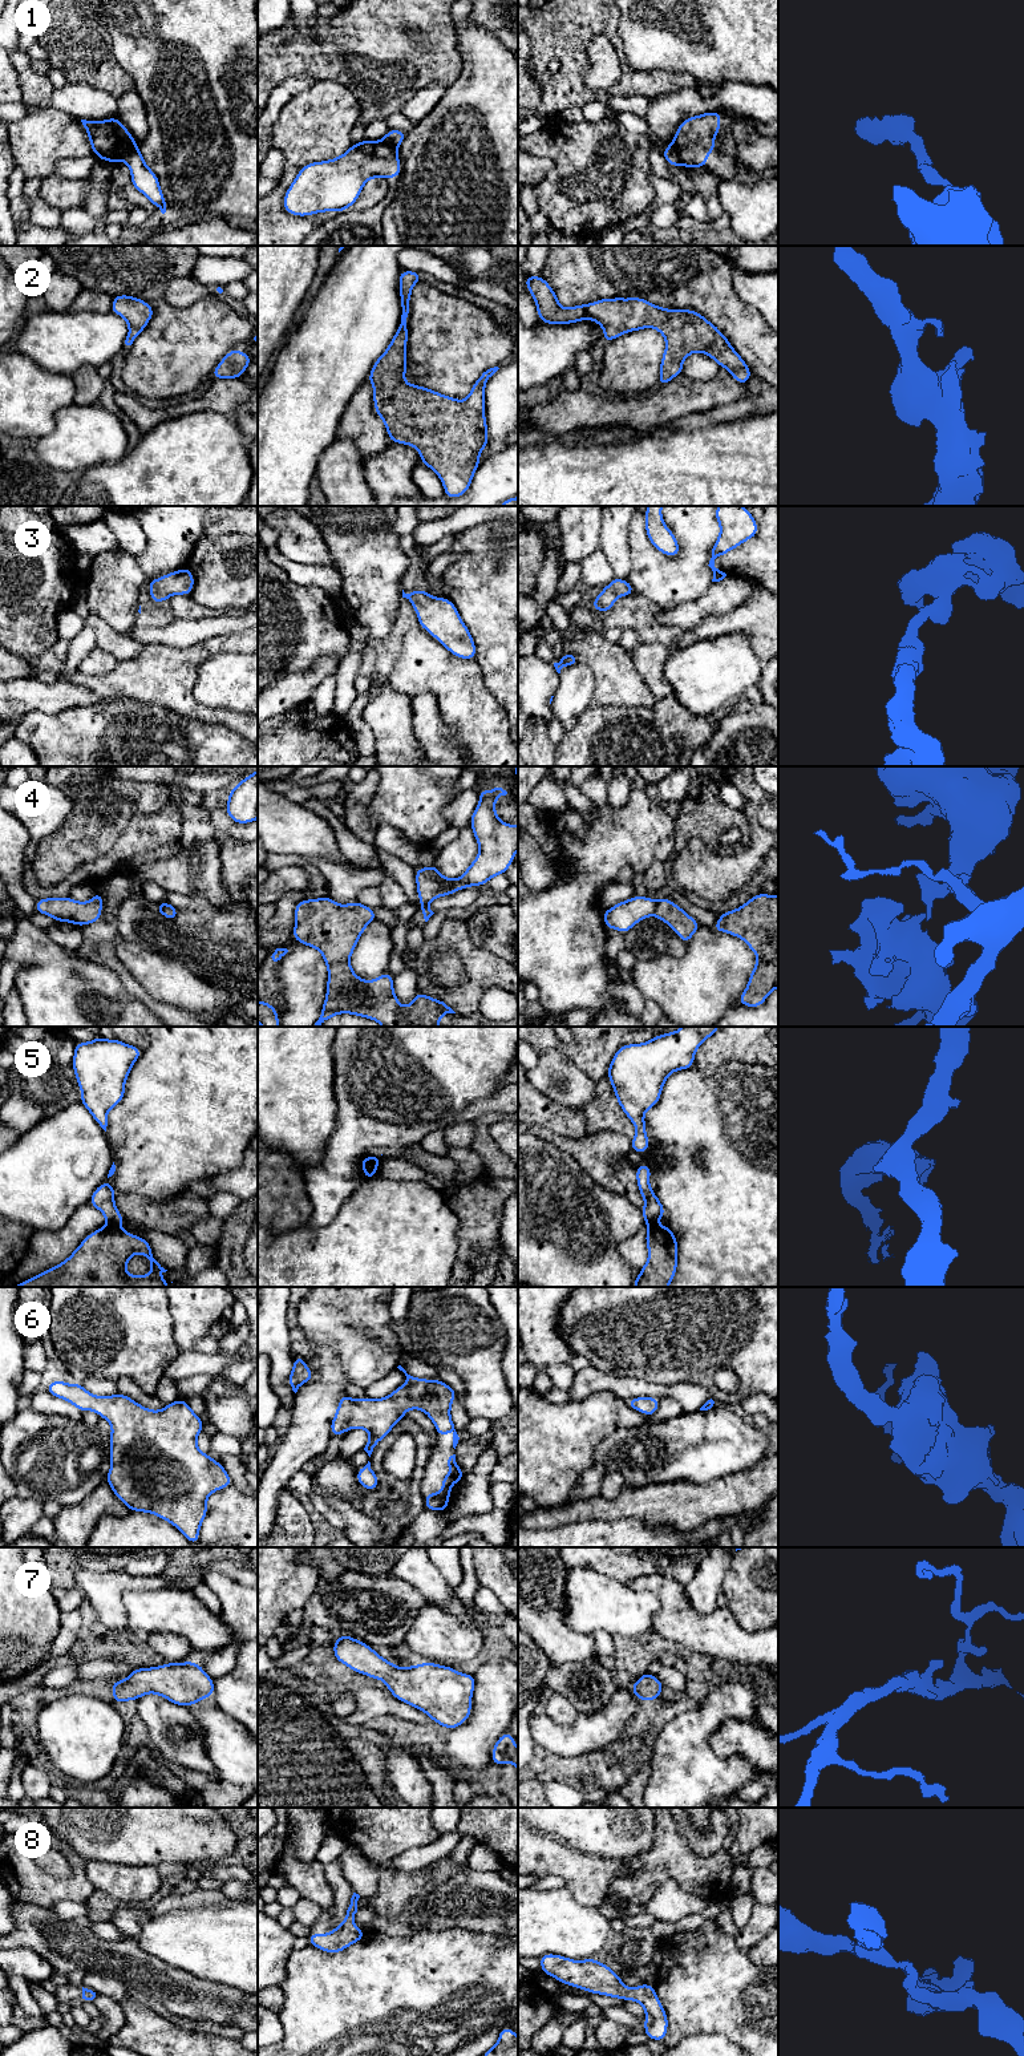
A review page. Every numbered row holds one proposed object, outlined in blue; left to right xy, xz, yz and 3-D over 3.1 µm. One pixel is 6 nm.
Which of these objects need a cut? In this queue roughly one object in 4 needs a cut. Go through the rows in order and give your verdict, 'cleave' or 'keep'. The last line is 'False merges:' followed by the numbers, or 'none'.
1: cleave
2: keep
3: keep
4: cleave
5: cleave
6: keep
7: keep
8: keep
False merges: 1, 4, 5

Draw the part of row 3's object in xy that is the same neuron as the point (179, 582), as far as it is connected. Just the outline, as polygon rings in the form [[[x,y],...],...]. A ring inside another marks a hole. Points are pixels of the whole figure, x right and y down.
[[[183,567],[154,580],[149,580],[147,586],[153,603],[167,600],[175,594],[190,596],[194,587],[194,574],[187,567]]]

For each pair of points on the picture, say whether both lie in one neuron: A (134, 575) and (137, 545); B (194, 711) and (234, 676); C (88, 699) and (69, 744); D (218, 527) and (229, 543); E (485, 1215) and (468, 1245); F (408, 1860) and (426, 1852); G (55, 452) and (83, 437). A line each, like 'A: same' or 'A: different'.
A: different
B: different
C: different
D: different
E: same
F: same
G: same

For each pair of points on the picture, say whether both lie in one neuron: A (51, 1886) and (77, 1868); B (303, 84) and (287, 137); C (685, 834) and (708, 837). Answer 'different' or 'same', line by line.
A: same
B: different
C: same

